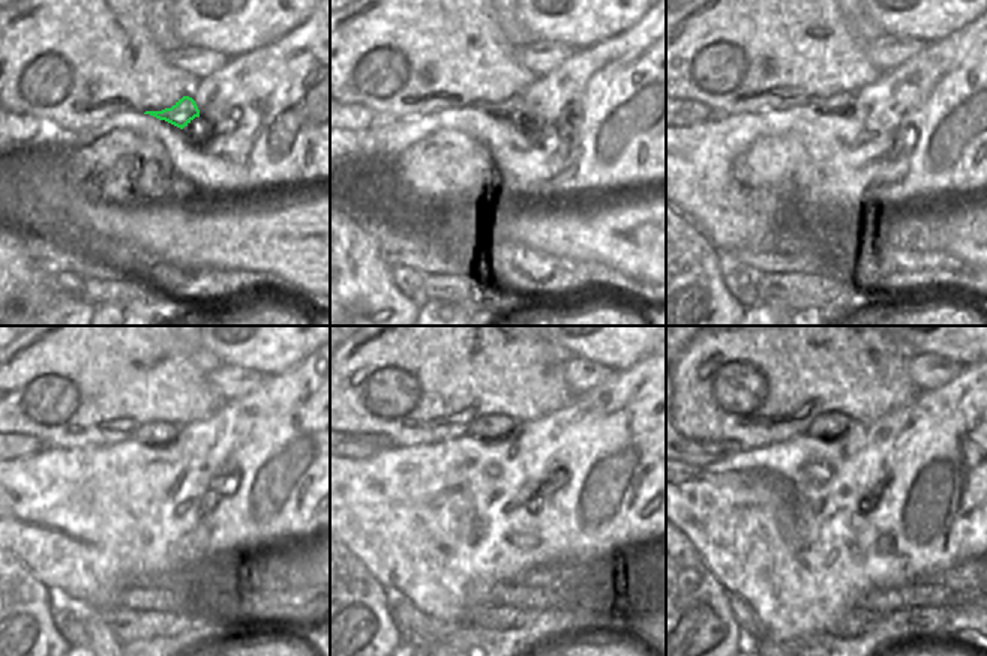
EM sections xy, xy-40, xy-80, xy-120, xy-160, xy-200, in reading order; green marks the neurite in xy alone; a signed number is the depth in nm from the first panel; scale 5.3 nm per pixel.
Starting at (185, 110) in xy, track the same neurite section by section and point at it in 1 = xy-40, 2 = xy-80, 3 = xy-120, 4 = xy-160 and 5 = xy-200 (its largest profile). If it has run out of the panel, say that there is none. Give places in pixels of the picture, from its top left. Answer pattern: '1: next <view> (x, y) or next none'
1: next xy-40 (510, 108)
2: next xy-80 (843, 101)
3: next xy-120 (152, 434)
4: next xy-160 (492, 427)
5: next xy-200 (825, 427)

